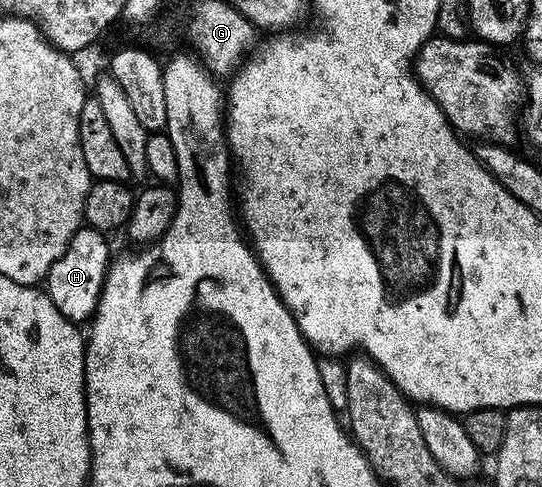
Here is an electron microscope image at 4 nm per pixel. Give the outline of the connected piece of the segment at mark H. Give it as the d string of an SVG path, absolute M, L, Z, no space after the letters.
M83 225L71 237L63 257L51 265L49 276L45 278L44 290L51 297L55 309L63 313L72 323L84 324L83 321L92 320L97 313L97 302L101 296L101 290L105 284L105 274L109 272L111 254L109 255L109 243L104 234L96 231L94 227Z

